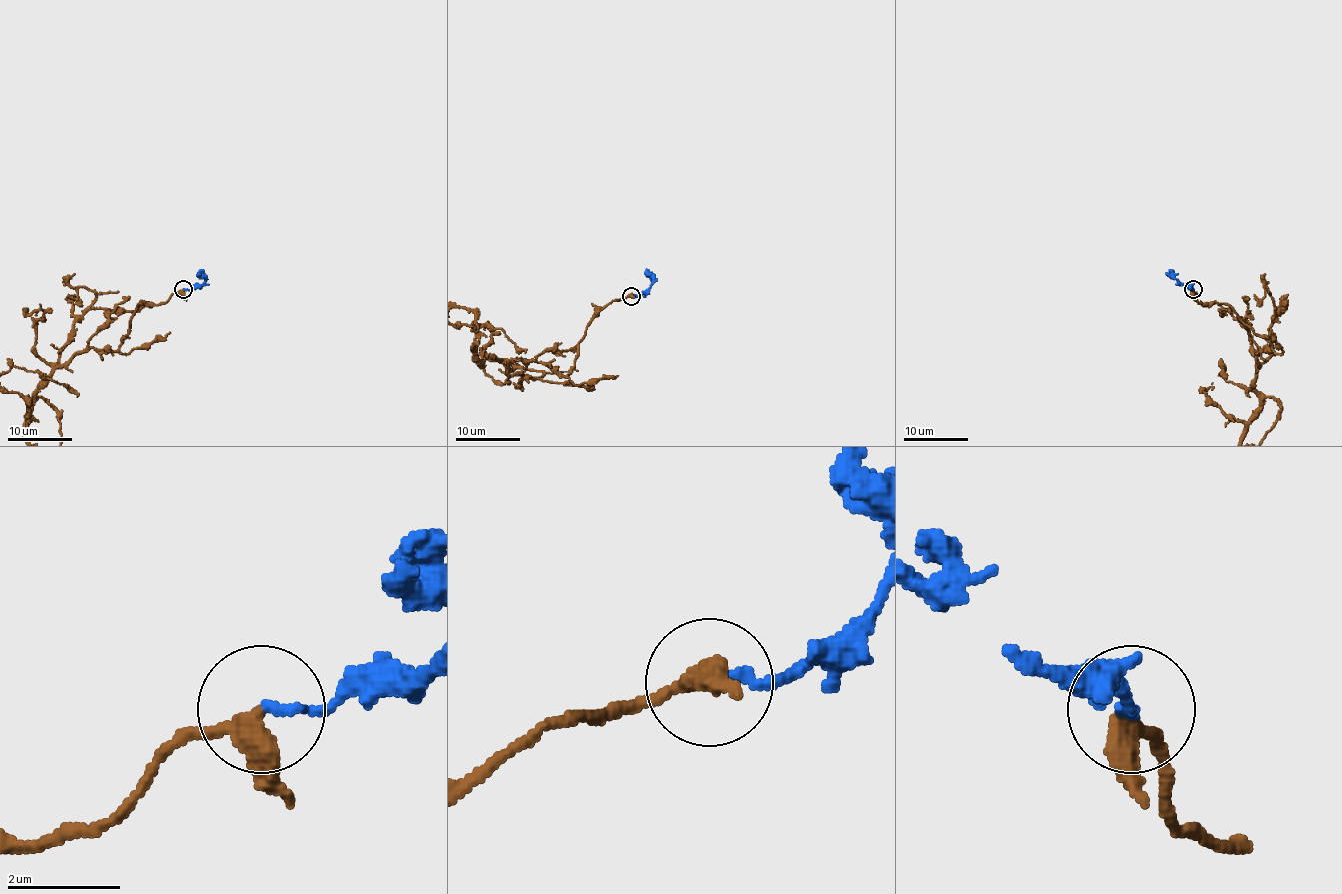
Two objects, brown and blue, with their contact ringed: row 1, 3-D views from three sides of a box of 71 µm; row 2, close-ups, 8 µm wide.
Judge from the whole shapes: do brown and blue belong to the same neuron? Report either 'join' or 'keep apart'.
join

